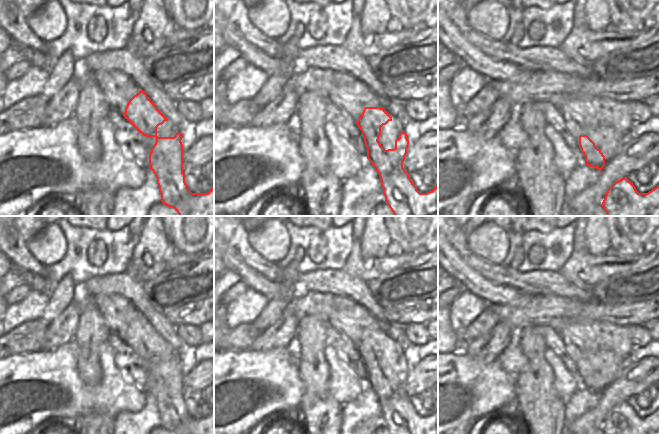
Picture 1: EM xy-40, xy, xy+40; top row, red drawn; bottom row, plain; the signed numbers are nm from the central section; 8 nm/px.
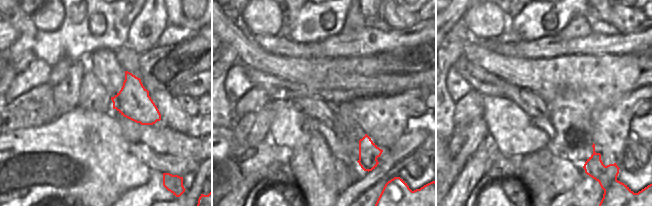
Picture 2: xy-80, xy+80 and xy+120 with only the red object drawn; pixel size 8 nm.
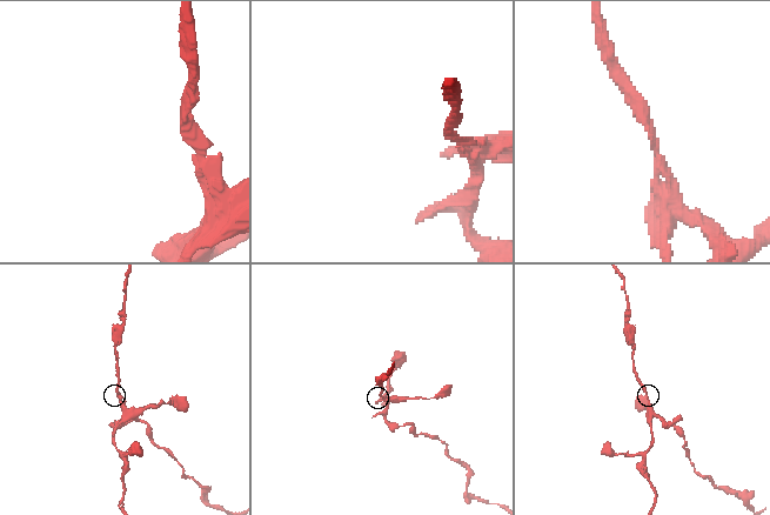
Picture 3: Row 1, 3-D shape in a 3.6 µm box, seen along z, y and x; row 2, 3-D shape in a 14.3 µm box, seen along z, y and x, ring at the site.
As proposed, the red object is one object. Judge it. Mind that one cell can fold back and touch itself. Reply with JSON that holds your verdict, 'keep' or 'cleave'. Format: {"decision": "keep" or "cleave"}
{"decision": "cleave"}

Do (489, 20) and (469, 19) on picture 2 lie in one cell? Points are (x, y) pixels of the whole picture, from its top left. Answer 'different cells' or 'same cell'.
same cell

